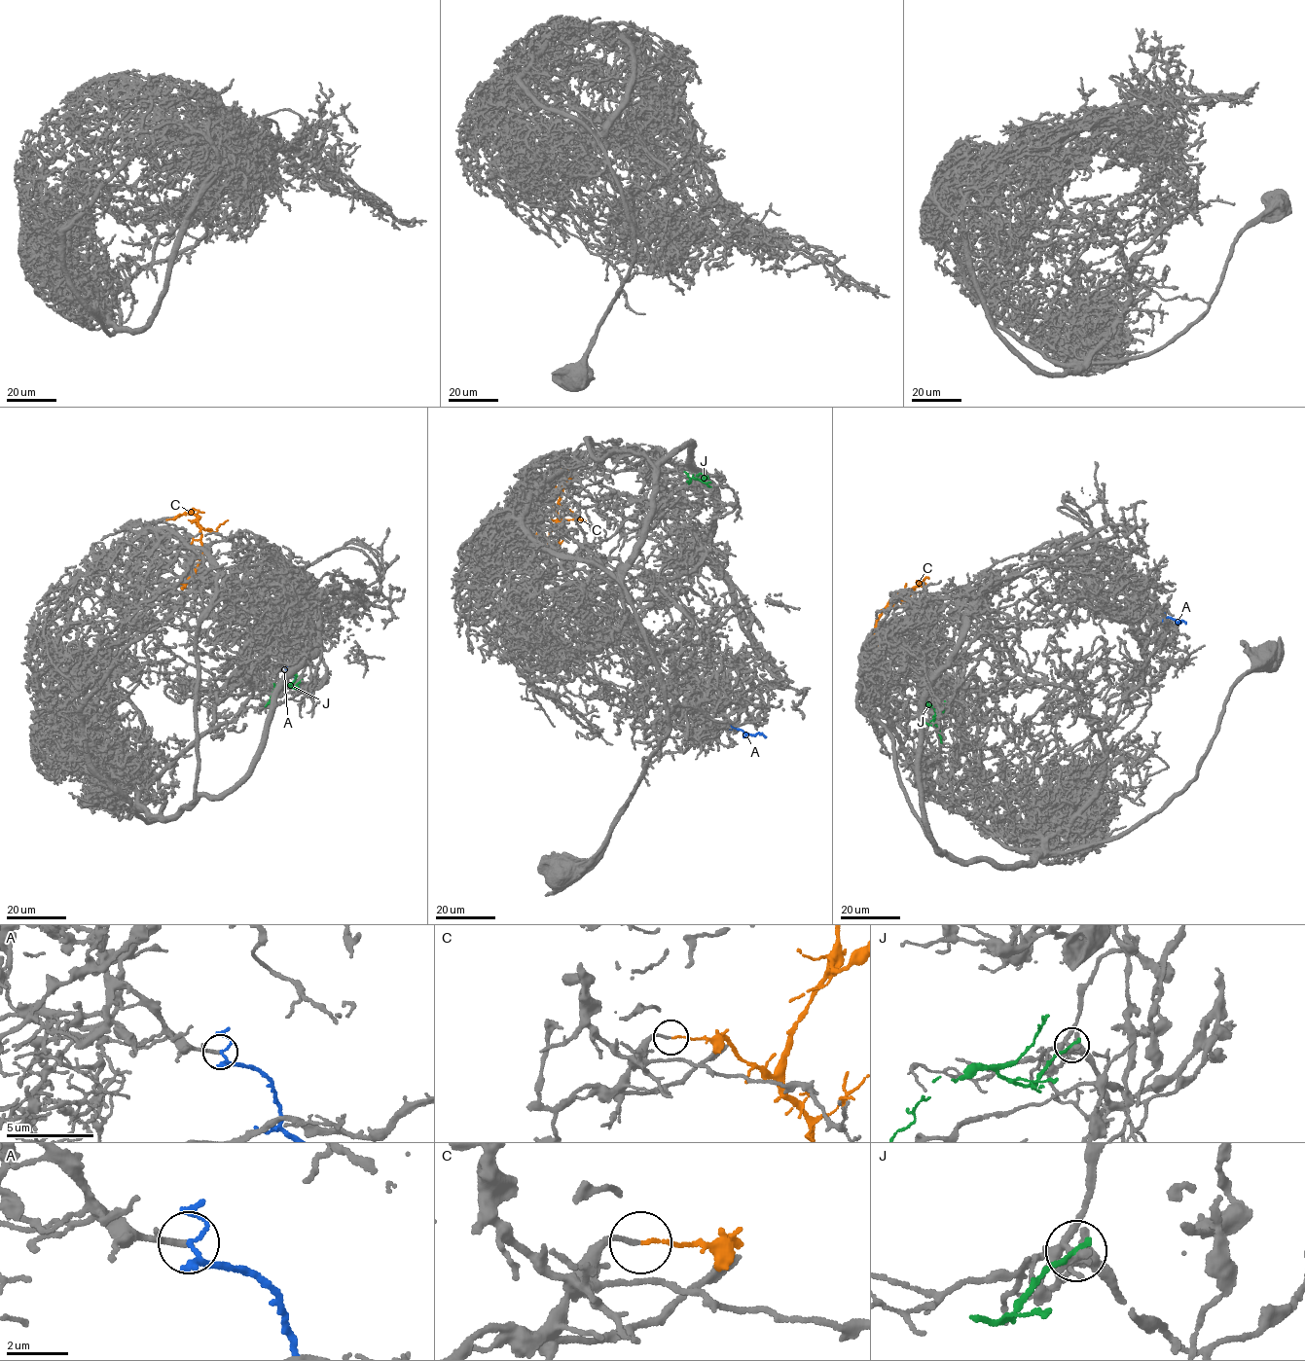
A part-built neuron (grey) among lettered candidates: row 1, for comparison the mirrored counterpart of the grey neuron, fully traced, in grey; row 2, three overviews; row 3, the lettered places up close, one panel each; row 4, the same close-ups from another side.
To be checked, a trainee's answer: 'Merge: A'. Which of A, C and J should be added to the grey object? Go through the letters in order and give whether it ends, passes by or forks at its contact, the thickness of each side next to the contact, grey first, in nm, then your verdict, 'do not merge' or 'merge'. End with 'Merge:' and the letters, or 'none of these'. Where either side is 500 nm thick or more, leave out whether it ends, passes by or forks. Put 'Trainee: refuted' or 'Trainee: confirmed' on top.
Trainee: refuted
A: it forks there; 220 nm thick on the grey side, 120 nm on the other; do not merge
C: it ends there; 140 nm thick on the grey side, 90 nm on the other; do not merge
J: it ends there; 400 nm thick on the grey side, 200 nm on the other; do not merge
Merge: none of these

